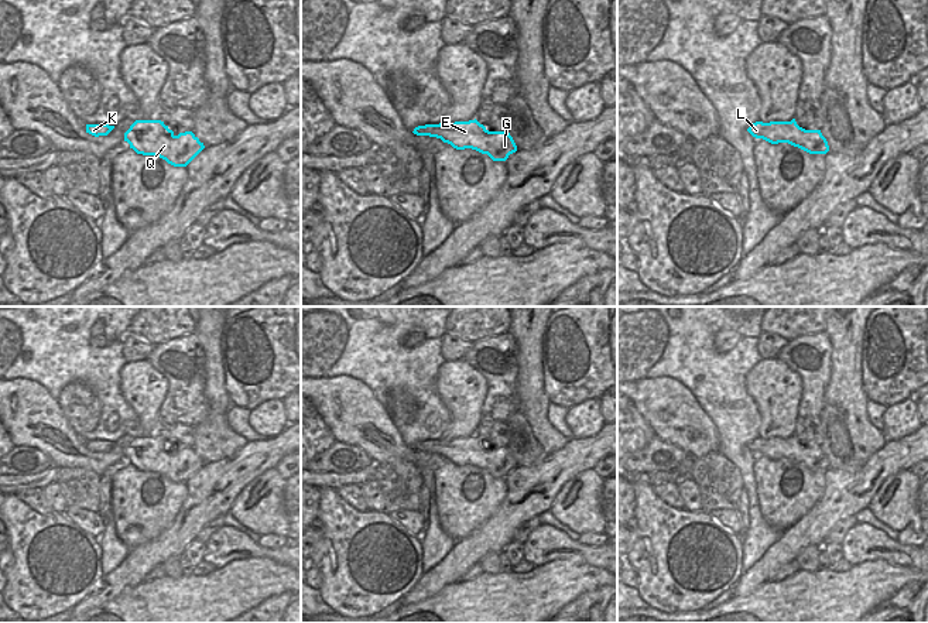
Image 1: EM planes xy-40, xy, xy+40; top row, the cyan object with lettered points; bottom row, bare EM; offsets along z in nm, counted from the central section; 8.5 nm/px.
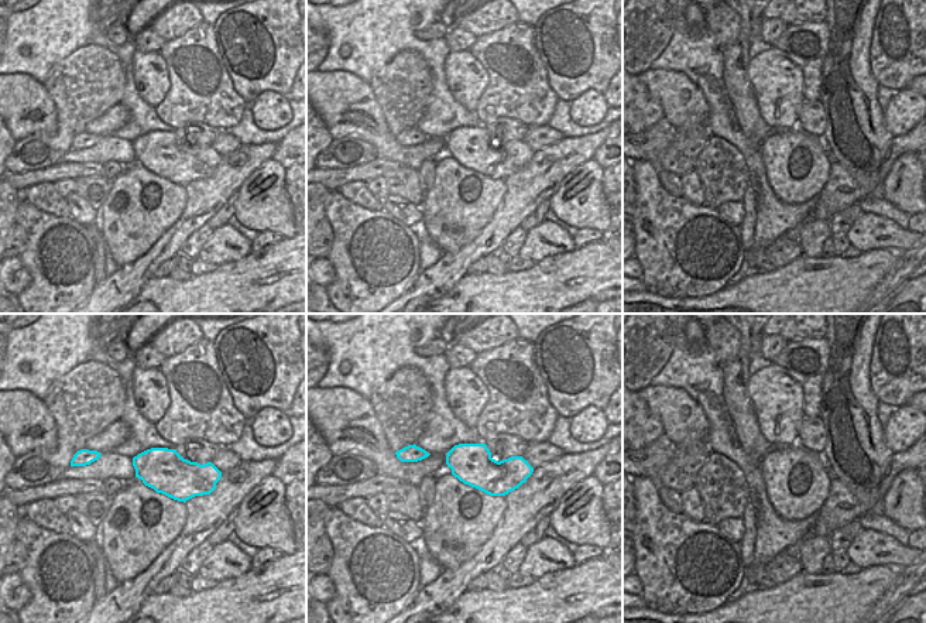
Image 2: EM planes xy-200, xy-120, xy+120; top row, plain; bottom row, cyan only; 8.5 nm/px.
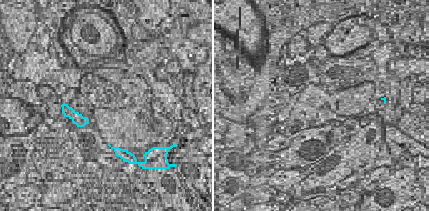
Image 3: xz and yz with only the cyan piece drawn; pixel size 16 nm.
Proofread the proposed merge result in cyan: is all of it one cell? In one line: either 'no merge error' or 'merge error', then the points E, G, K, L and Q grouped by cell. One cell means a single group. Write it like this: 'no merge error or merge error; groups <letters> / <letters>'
no merge error; groups E G K L Q

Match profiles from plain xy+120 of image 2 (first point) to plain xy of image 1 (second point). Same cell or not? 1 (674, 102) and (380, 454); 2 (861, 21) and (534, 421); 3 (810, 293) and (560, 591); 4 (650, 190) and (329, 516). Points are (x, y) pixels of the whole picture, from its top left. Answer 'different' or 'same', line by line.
1: same
2: same
3: same
4: same

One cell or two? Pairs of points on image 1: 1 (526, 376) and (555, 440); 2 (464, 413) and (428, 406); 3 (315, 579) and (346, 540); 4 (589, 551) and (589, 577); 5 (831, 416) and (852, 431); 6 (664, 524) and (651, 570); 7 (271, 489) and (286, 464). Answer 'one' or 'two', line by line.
1: one
2: two
3: two
4: two
5: one
6: one
7: two

